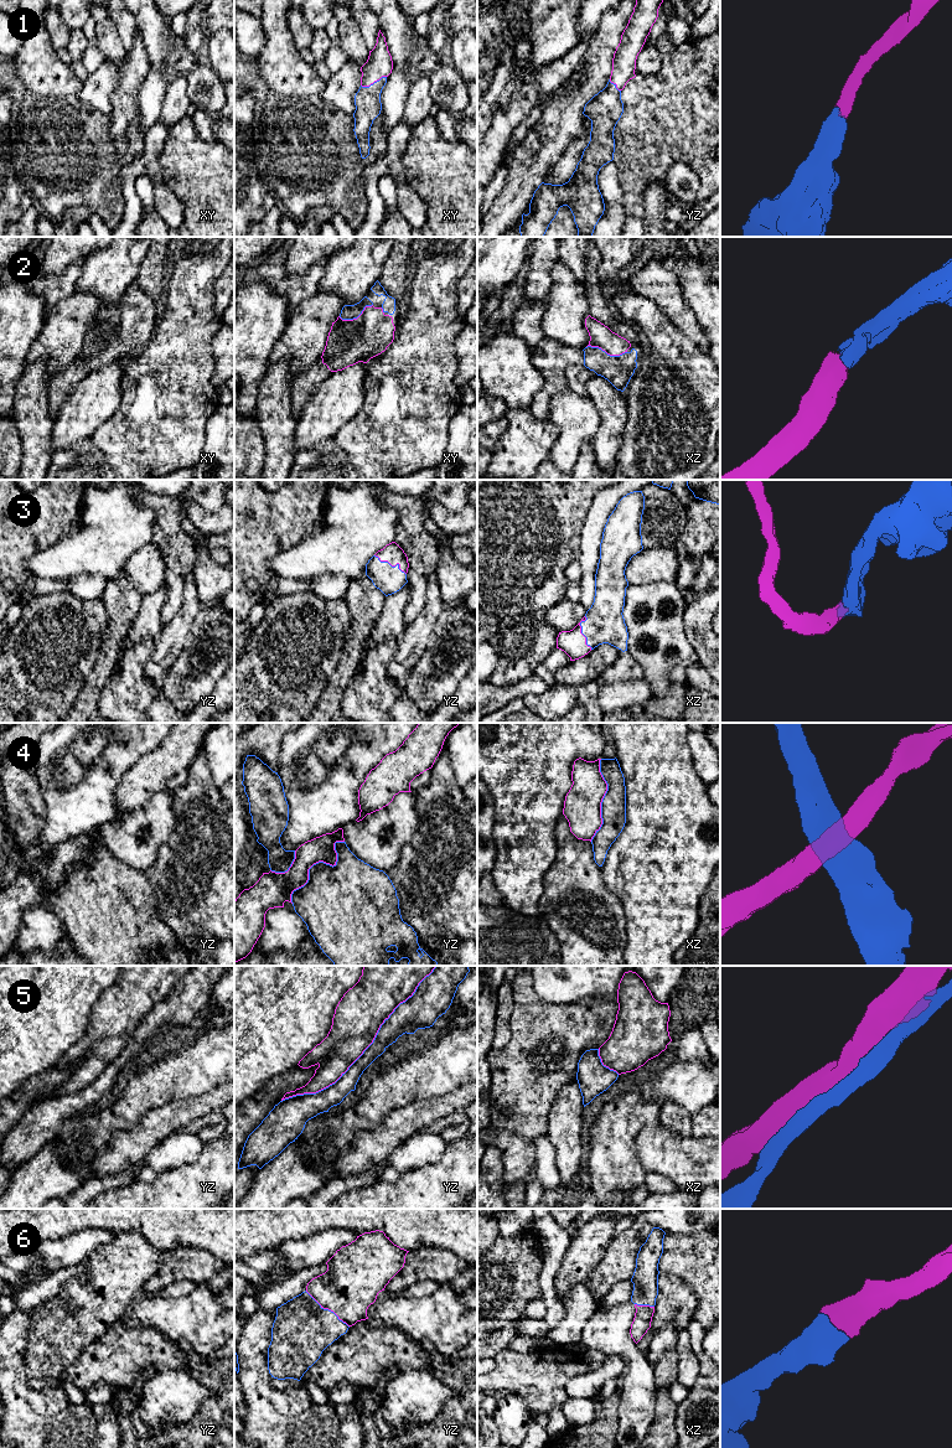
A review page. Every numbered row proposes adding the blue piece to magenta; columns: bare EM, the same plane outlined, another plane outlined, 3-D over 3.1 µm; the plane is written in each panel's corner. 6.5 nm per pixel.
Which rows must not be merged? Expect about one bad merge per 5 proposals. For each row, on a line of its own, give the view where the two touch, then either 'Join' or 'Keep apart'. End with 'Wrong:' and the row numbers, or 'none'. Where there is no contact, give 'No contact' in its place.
1: Touches magenta in xy. Join
2: Touches magenta in xz. Join
3: Touches magenta in yz. Join
4: Touches magenta in yz. Keep apart
5: Touches magenta in yz. Keep apart
6: Touches magenta in yz. Join
Wrong: 4, 5

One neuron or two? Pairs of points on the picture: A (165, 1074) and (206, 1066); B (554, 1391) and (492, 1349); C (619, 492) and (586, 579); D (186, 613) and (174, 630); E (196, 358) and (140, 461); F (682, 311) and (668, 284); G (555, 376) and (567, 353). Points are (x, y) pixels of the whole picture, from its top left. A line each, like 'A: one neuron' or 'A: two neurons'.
A: one neuron
B: two neurons
C: one neuron
D: one neuron
E: one neuron
F: one neuron
G: one neuron

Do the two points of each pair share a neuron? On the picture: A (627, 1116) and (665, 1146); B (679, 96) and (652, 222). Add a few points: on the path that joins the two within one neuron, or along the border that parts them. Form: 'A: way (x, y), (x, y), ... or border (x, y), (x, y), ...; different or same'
A: border (660, 1122), (639, 1133), (637, 1157); different
B: border (657, 179), (665, 181), (667, 208); different

